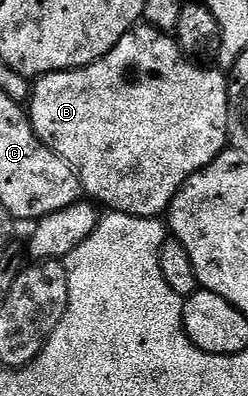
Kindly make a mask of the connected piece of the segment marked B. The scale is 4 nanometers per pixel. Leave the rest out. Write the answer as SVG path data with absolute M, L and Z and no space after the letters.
M136 25L131 28L117 45L105 56L91 63L88 67L76 67L73 71L55 71L52 75L43 75L34 80L29 96L29 118L35 135L53 153L60 155L77 173L79 186L87 191L96 204L102 205L111 211L120 211L126 215L136 215L142 219L154 219L162 216L175 200L175 194L183 187L183 183L191 175L209 166L228 146L227 118L229 117L229 101L227 89L229 79L222 70L202 71L198 62L192 61L183 54L178 42L168 32L158 31L146 25Z

